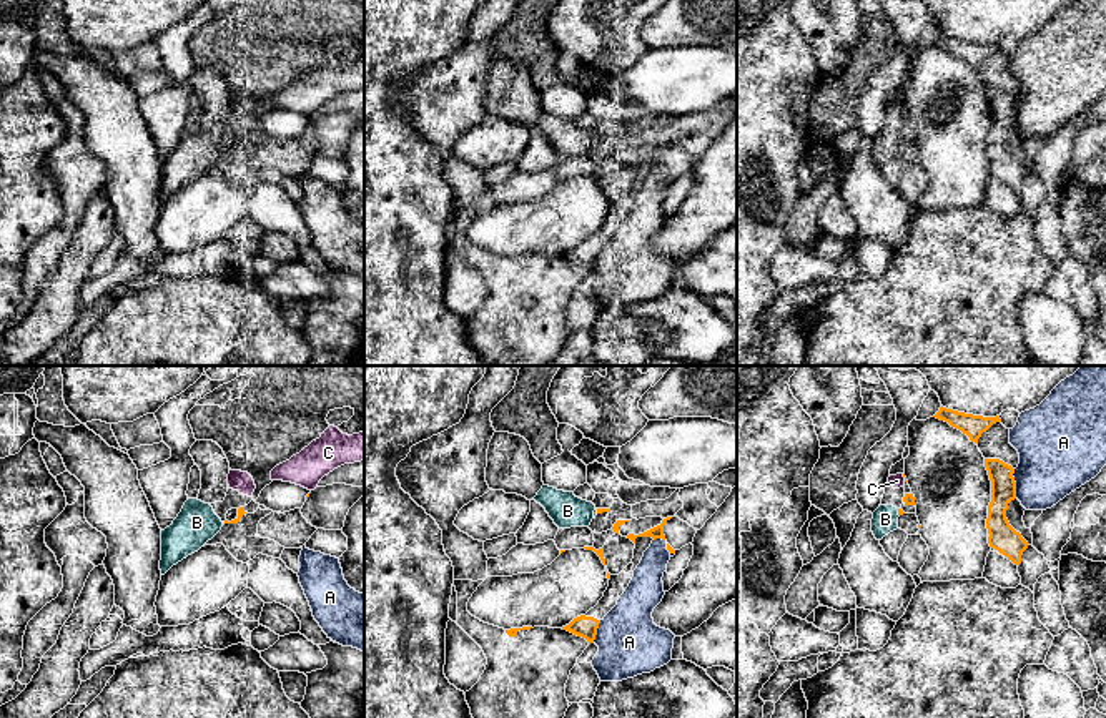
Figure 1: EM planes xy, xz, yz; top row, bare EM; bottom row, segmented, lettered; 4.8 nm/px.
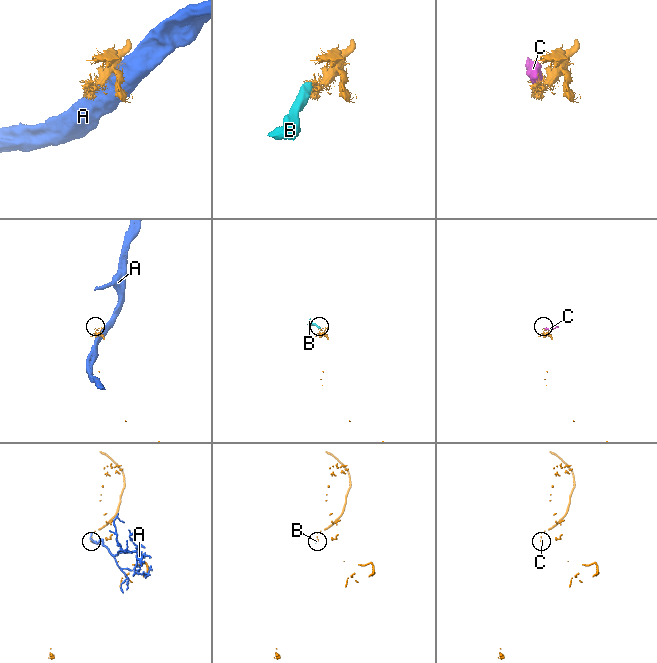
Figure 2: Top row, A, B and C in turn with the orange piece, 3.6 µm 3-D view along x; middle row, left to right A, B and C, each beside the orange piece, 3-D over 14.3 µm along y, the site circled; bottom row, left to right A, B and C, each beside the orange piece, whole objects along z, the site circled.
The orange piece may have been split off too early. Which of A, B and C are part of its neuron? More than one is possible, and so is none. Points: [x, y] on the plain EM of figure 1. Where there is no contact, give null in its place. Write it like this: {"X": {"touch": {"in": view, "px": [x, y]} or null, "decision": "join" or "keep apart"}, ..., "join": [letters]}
{"A": {"touch": {"in": "yz", "px": [1015, 112]}, "decision": "keep apart"}, "B": {"touch": {"in": "yz", "px": [898, 140]}, "decision": "keep apart"}, "C": {"touch": {"in": "yz", "px": [903, 103]}, "decision": "keep apart"}, "join": []}

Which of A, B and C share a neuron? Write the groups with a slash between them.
A / B C

